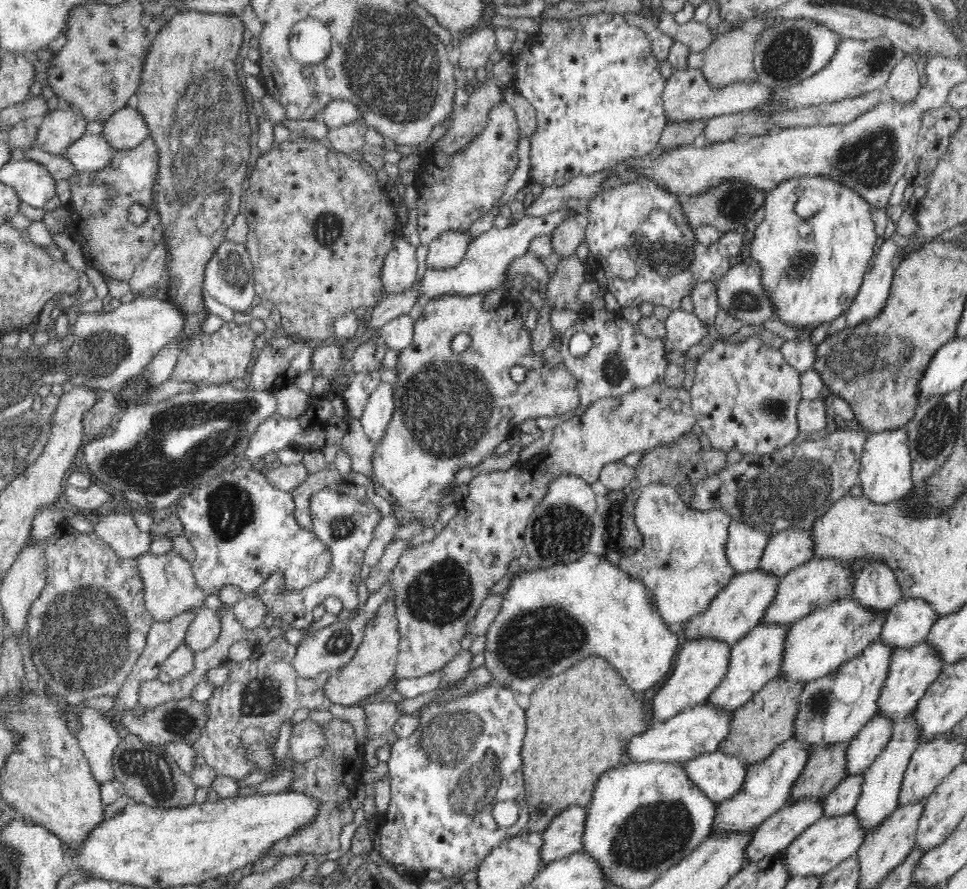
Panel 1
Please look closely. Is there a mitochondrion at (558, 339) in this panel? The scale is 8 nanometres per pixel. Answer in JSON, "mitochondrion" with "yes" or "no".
{"mitochondrion":"no"}

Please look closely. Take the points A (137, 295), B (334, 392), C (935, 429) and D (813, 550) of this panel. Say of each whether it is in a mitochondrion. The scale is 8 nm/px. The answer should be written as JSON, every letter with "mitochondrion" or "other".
{"A":"other","B":"other","C":"mitochondrion","D":"other"}

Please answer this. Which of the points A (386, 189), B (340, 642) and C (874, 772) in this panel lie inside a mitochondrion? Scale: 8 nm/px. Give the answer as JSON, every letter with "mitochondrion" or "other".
{"A":"other","B":"mitochondrion","C":"other"}

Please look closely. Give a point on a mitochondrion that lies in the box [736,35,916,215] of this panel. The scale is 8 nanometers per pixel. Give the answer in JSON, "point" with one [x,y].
{"point":[870,159]}

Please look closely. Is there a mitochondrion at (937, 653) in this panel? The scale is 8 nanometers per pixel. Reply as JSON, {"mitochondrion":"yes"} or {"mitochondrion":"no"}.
{"mitochondrion":"no"}

